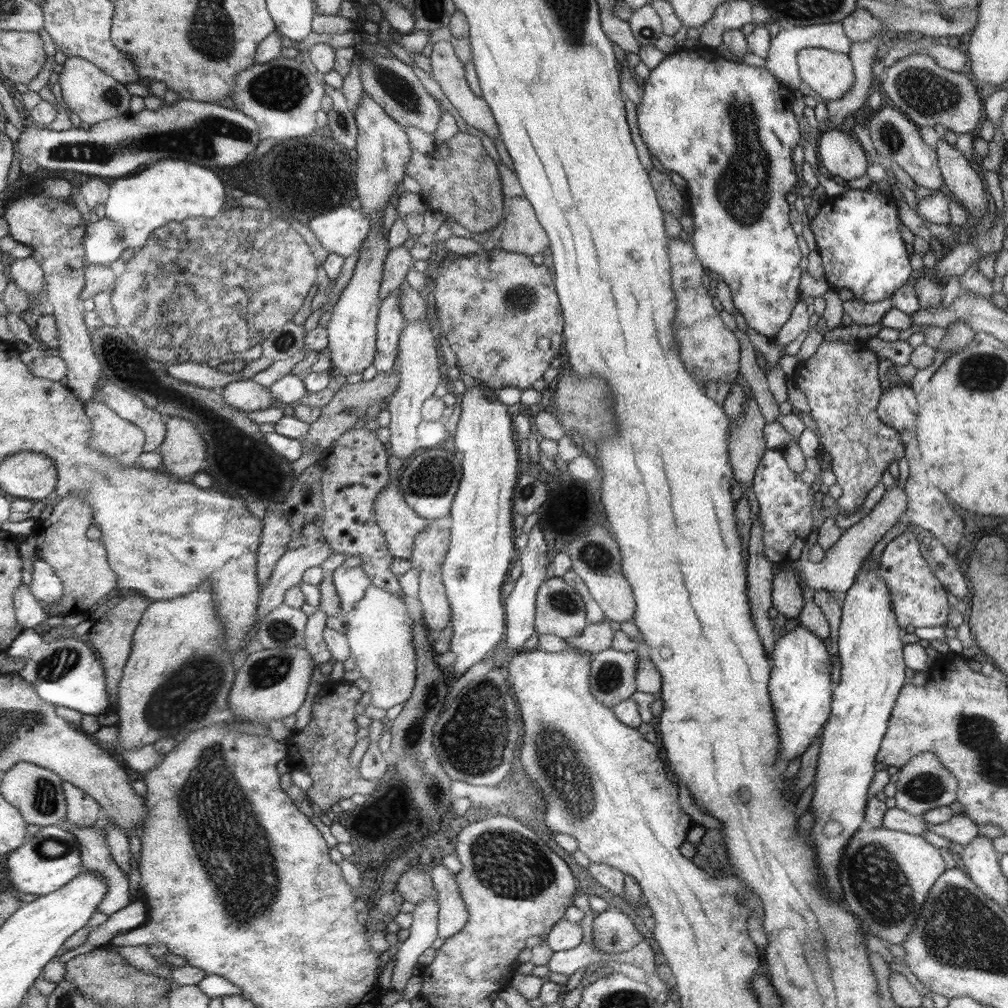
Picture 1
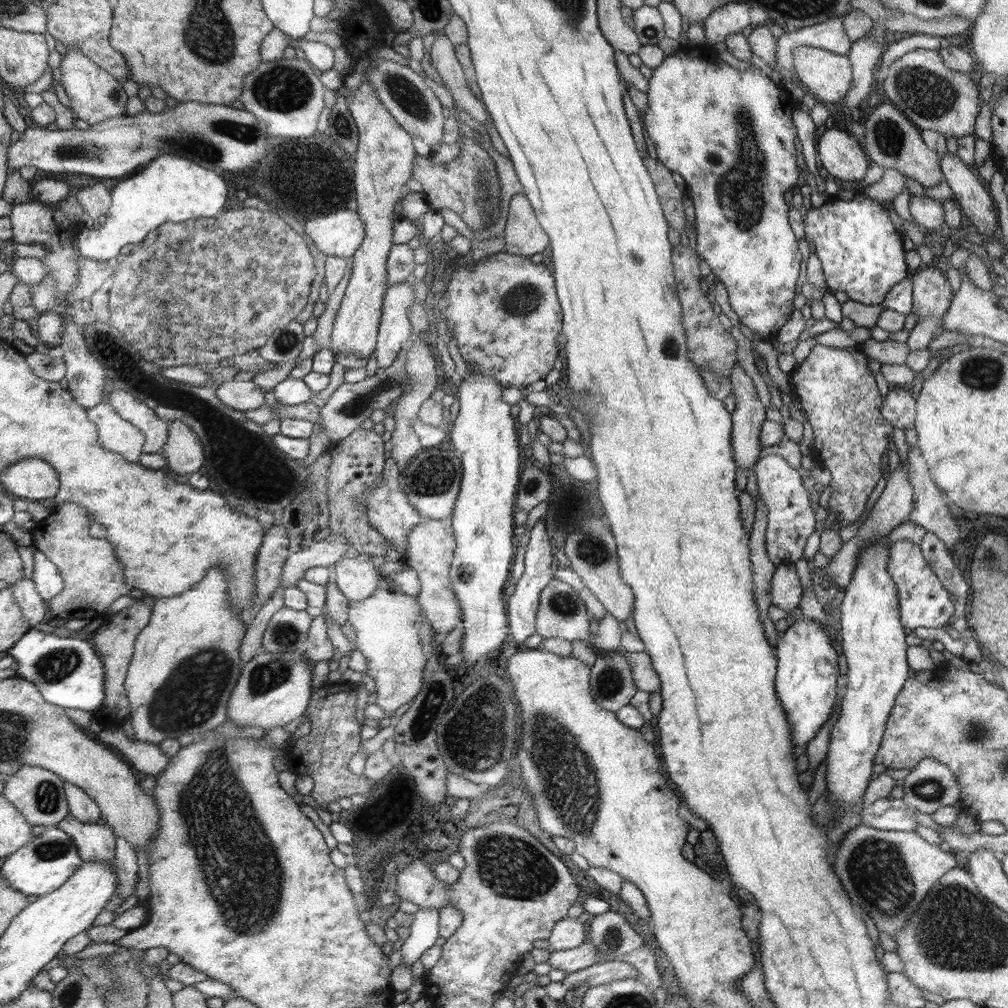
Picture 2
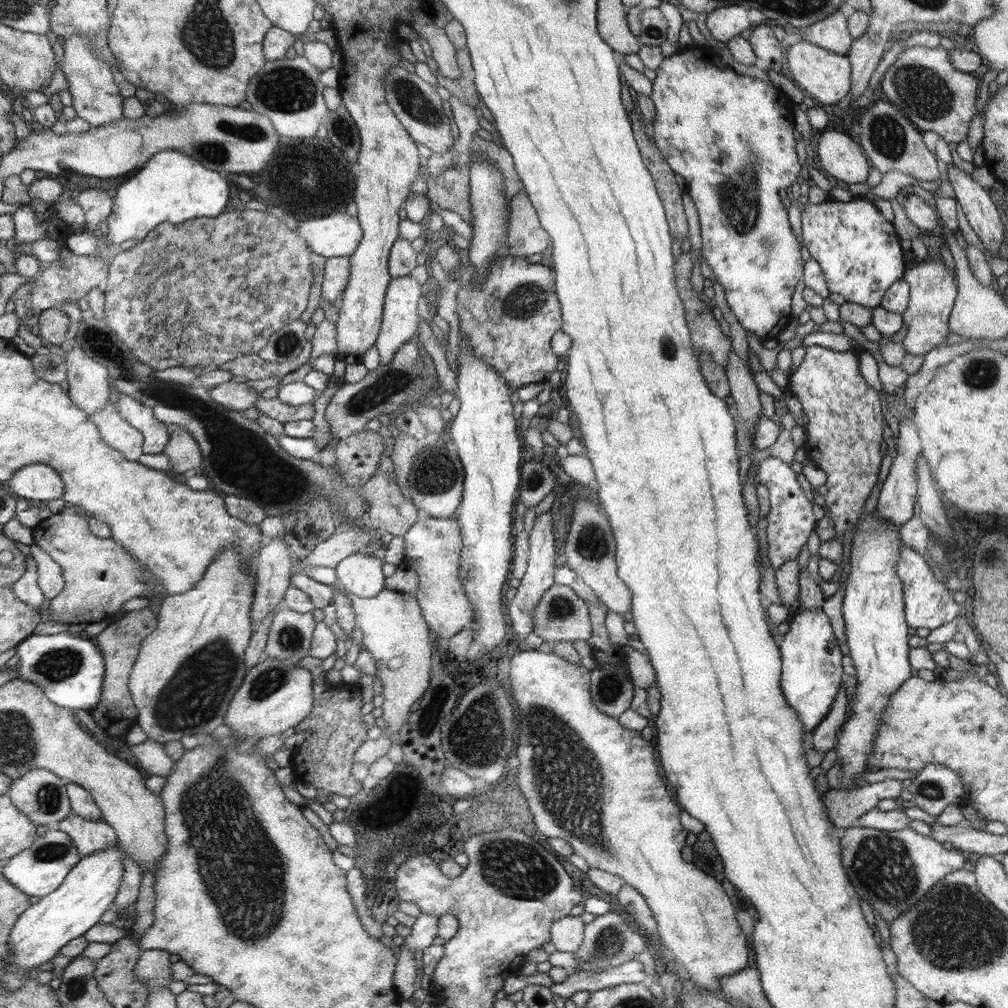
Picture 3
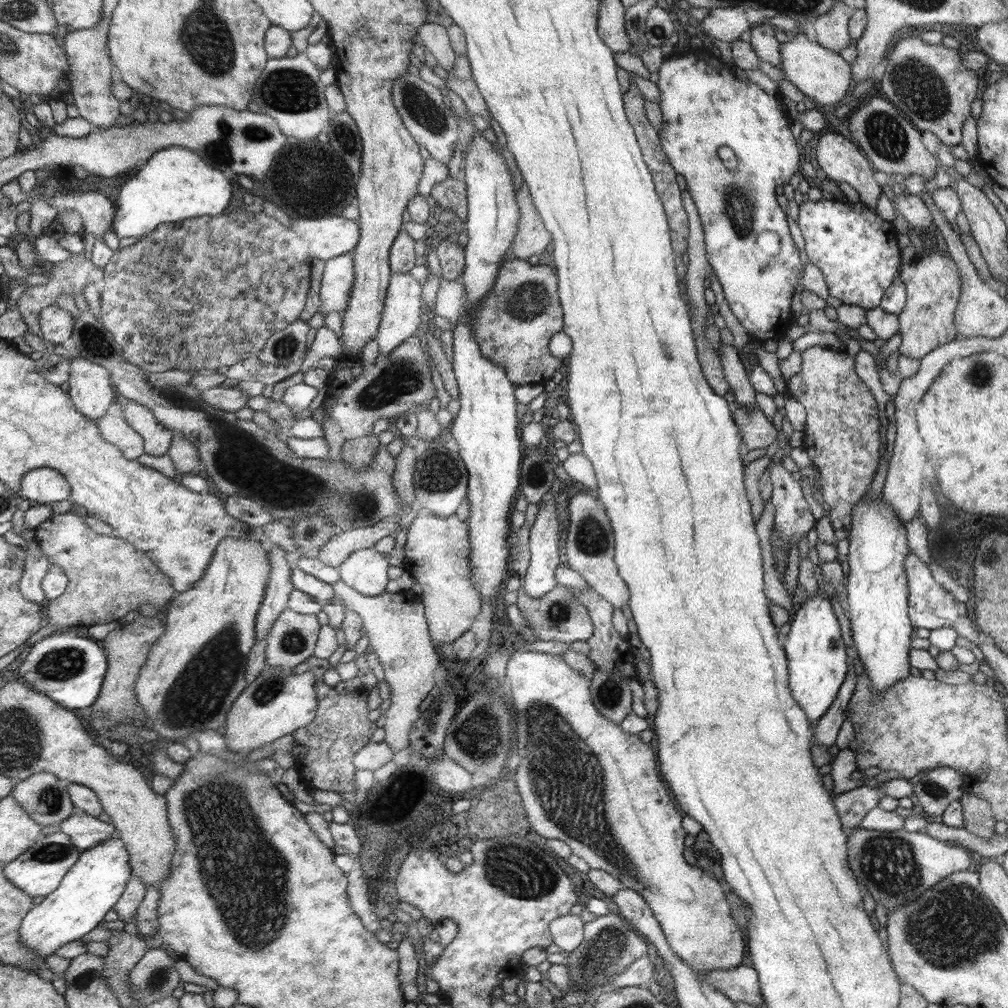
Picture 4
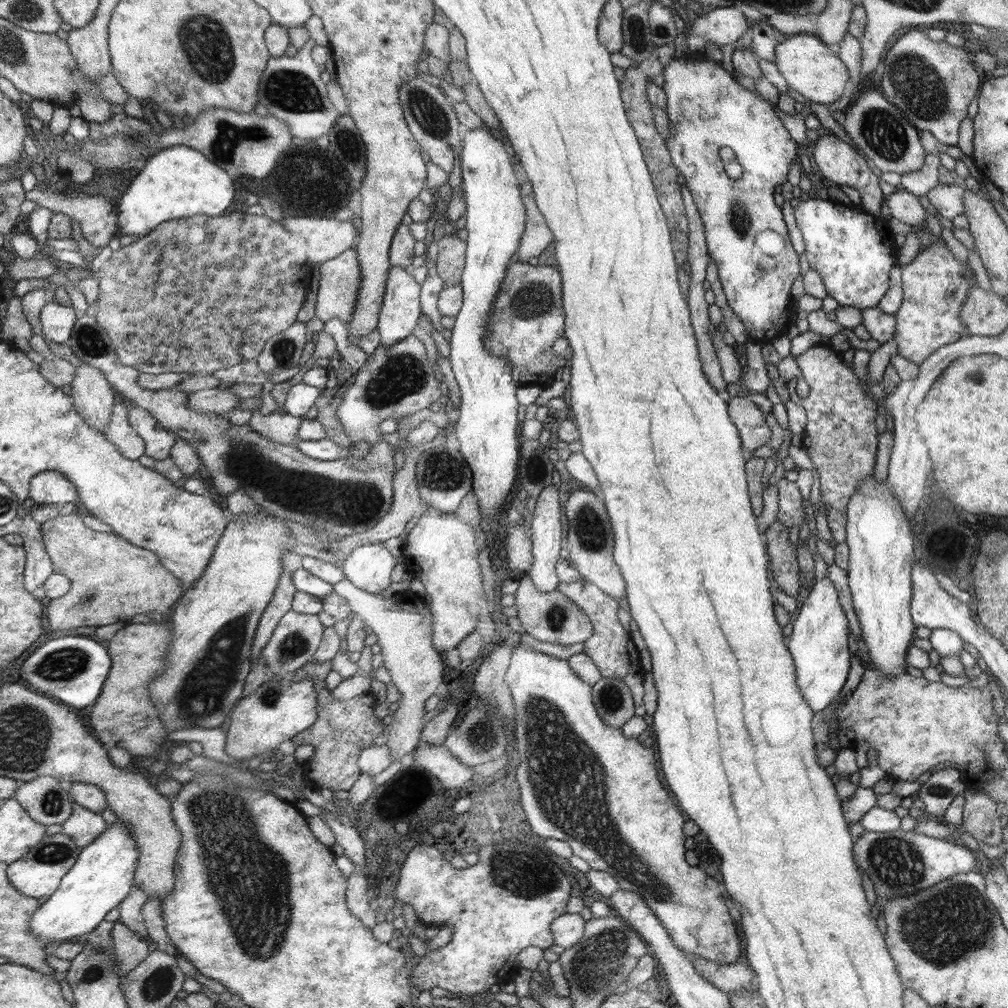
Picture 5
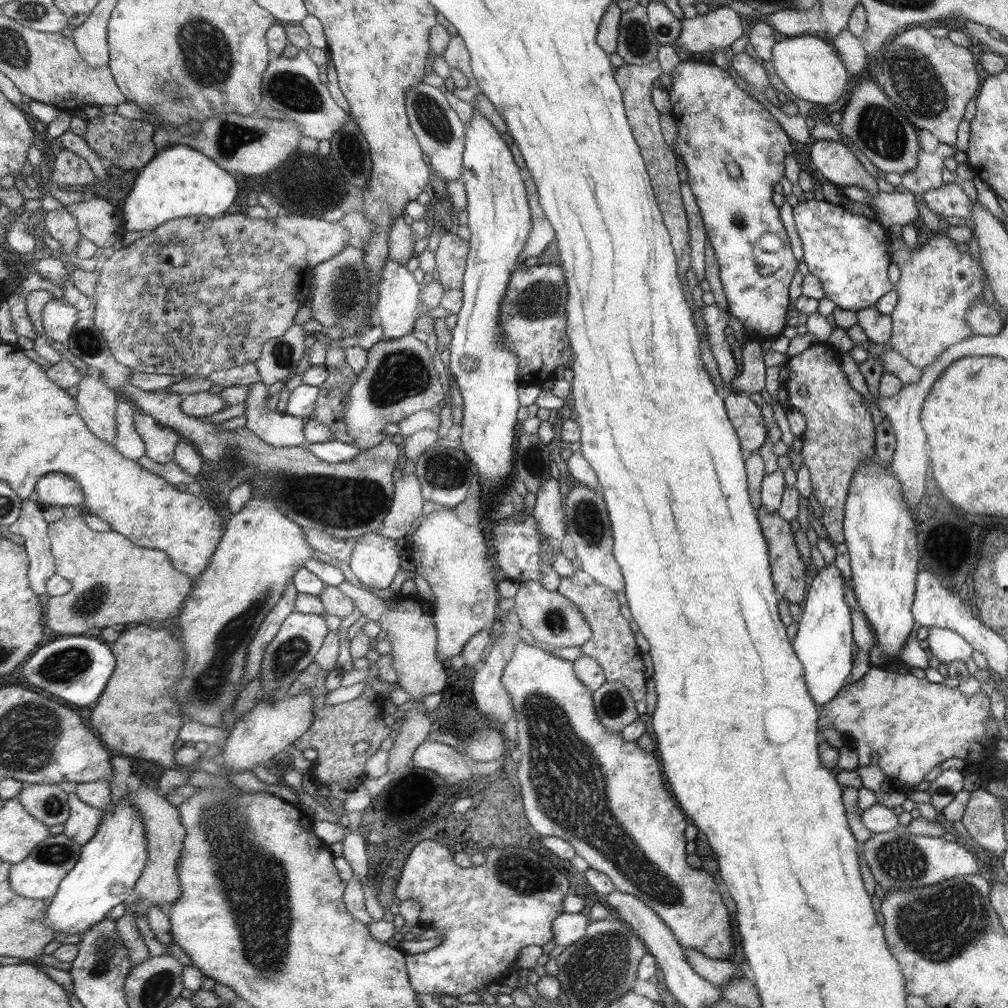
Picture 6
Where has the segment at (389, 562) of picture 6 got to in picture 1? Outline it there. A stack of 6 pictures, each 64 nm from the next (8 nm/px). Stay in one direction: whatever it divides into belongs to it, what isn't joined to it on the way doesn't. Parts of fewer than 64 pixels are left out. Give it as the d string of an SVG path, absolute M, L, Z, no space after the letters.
M342 564L333 571L333 581L344 613L350 612L364 598L366 589L373 585L362 566Z

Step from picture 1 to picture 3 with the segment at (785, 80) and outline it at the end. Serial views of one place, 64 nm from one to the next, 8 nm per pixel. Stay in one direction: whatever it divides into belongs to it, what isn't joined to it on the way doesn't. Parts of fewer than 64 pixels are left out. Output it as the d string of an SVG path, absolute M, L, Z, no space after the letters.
M840 9L832 16L811 26L808 32L804 32L802 41L808 41L820 48L844 55L845 52L849 52L853 43L846 20L846 16Z

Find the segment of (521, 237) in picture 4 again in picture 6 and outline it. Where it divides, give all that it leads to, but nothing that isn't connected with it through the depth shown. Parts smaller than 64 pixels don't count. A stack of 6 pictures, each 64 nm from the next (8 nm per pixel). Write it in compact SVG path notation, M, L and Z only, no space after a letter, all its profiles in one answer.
M530 174L526 175L527 192L532 212L532 235L523 251L522 260L530 256L541 256L544 249L555 238L555 231L543 208L540 206L538 187Z

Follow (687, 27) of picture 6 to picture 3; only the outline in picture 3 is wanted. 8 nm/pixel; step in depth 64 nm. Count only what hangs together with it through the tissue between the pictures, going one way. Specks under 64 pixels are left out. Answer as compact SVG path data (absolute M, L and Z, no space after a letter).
M728 6L710 12L706 25L712 36L720 42L730 42L730 39L750 29L748 12L742 6Z

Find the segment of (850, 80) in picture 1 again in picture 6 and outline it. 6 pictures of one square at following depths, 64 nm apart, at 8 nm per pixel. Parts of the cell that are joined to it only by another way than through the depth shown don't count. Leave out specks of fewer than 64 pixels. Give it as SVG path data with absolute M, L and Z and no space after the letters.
M815 36L787 37L777 42L772 49L771 60L778 78L794 96L816 105L834 104L842 97L848 84L844 63L825 38Z

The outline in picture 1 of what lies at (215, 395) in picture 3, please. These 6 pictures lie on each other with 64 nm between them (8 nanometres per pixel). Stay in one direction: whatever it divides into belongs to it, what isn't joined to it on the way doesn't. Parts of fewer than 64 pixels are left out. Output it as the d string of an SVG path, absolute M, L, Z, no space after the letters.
M252 379L229 382L223 387L222 396L228 404L232 405L232 408L246 413L264 410L272 405L269 389Z

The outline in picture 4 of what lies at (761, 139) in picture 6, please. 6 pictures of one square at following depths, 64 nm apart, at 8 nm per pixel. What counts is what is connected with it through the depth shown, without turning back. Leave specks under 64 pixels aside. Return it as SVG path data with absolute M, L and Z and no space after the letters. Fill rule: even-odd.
M689 54L684 57L666 58L659 70L660 80L658 89L662 112L664 113L663 127L658 130L663 148L670 158L670 163L684 176L687 182L687 191L691 194L695 207L699 212L701 224L705 233L707 257L712 270L716 273L719 283L725 292L725 299L744 325L747 333L758 341L780 340L784 338L786 330L790 329L790 304L794 286L802 280L802 260L798 250L788 232L788 220L784 210L776 202L776 186L785 186L789 183L792 174L801 166L800 150L796 146L796 138L790 128L788 120L782 112L782 104L765 92L756 84L748 80L740 82L732 72L726 68L716 70L708 62L698 60ZM728 146L737 156L736 173L718 158L718 148ZM772 230L782 238L782 250L774 256L772 266L766 262L758 262L754 256L756 236L760 232Z

